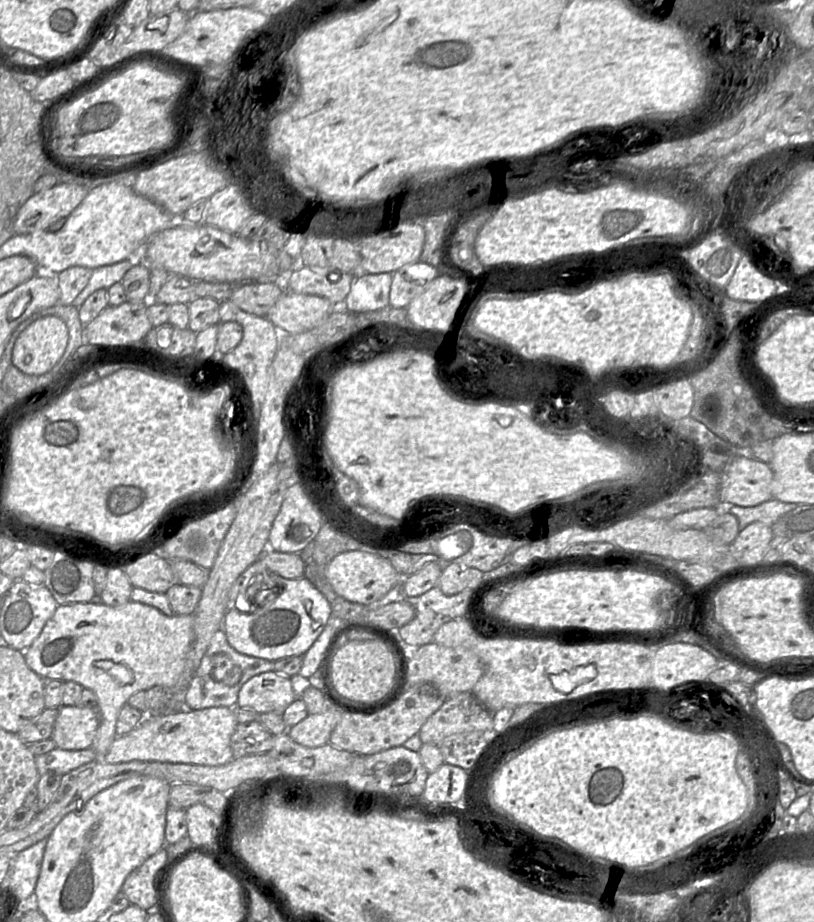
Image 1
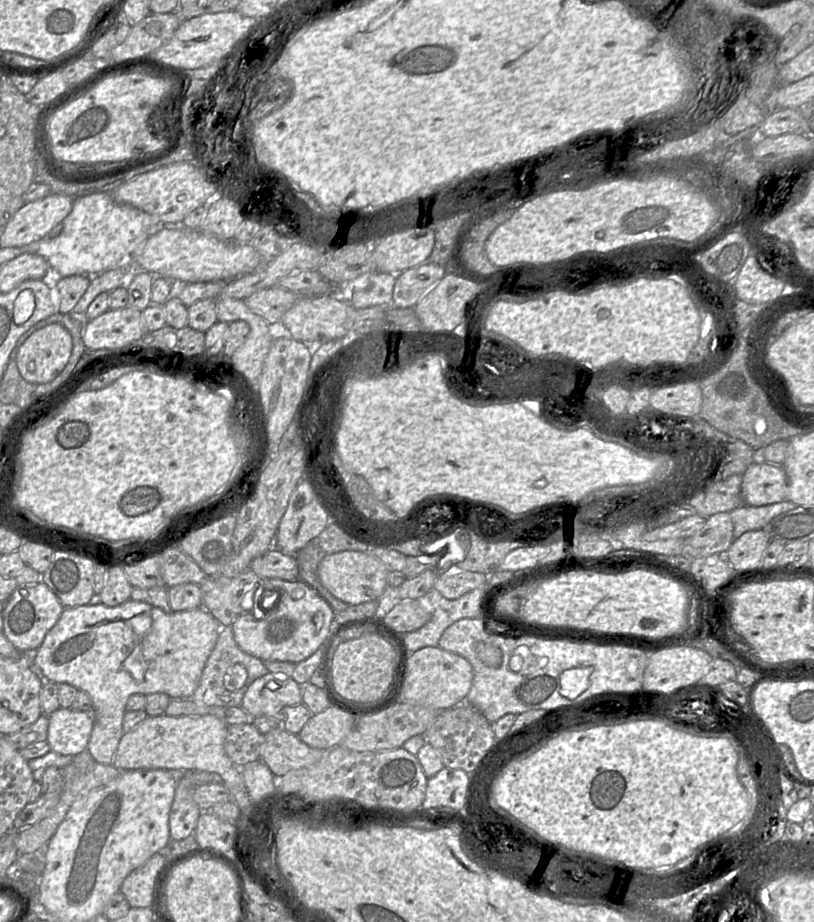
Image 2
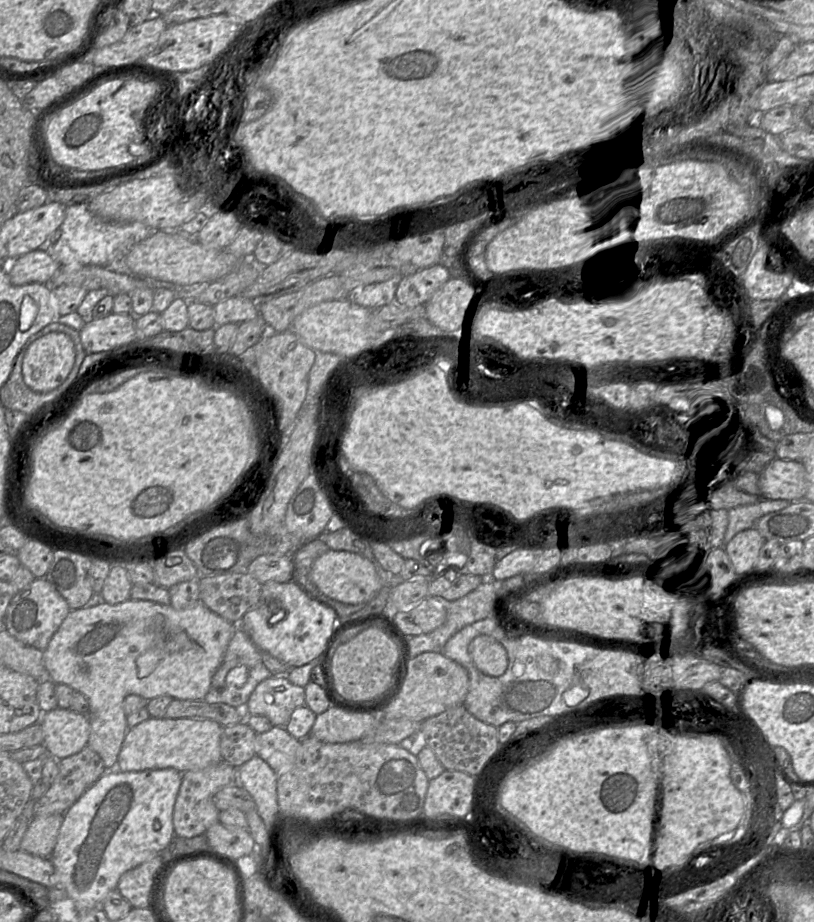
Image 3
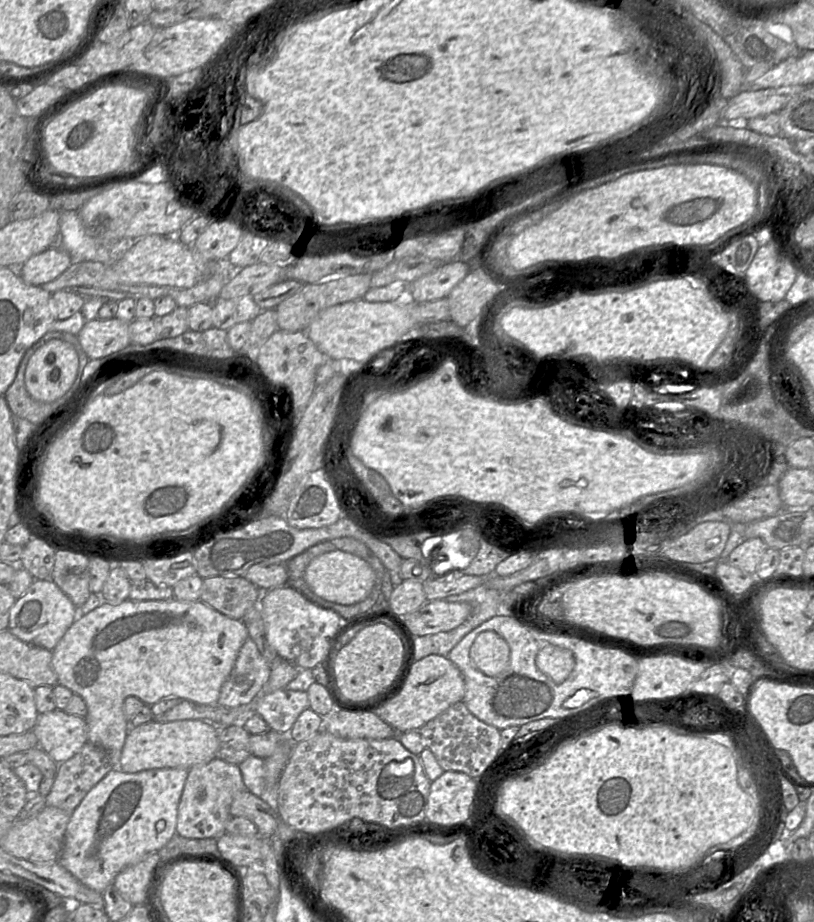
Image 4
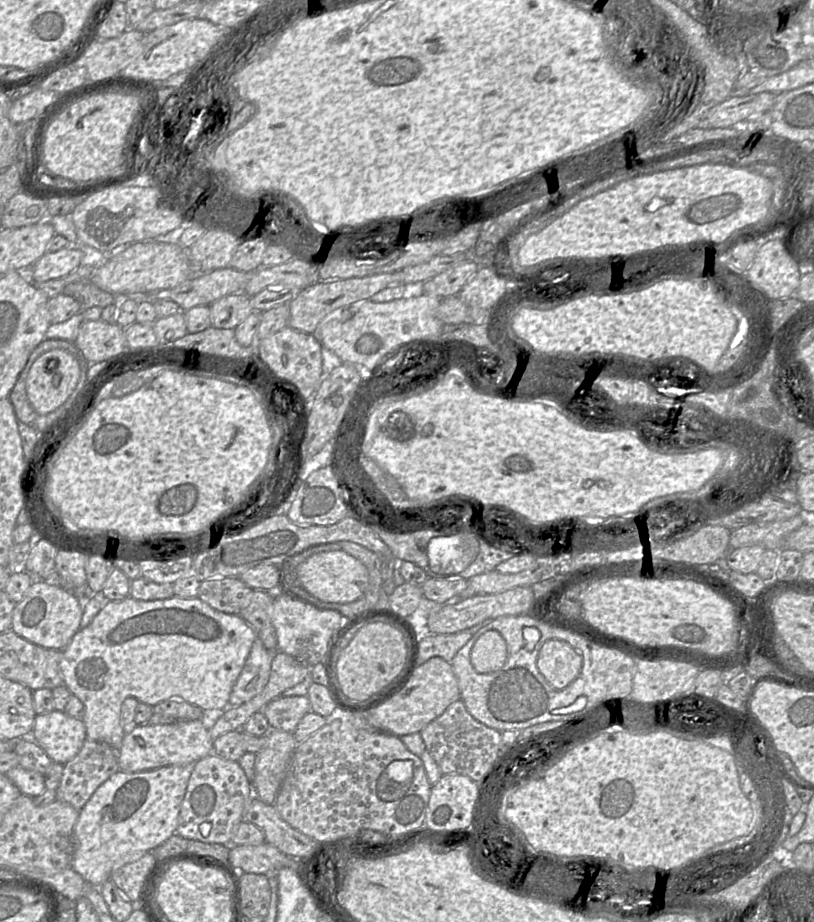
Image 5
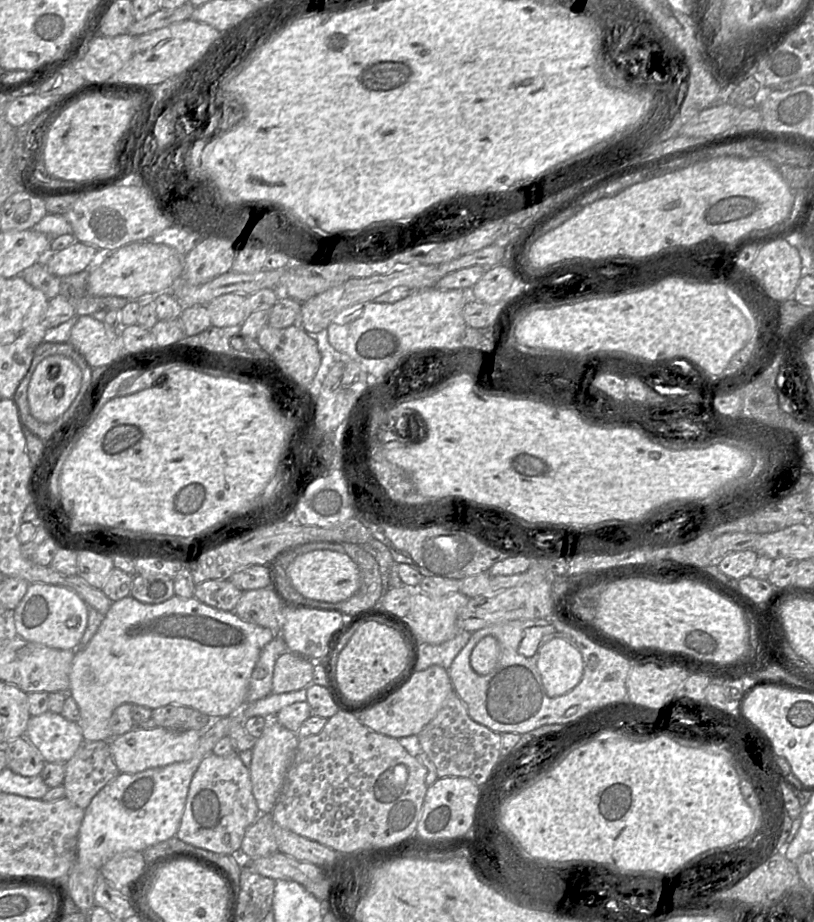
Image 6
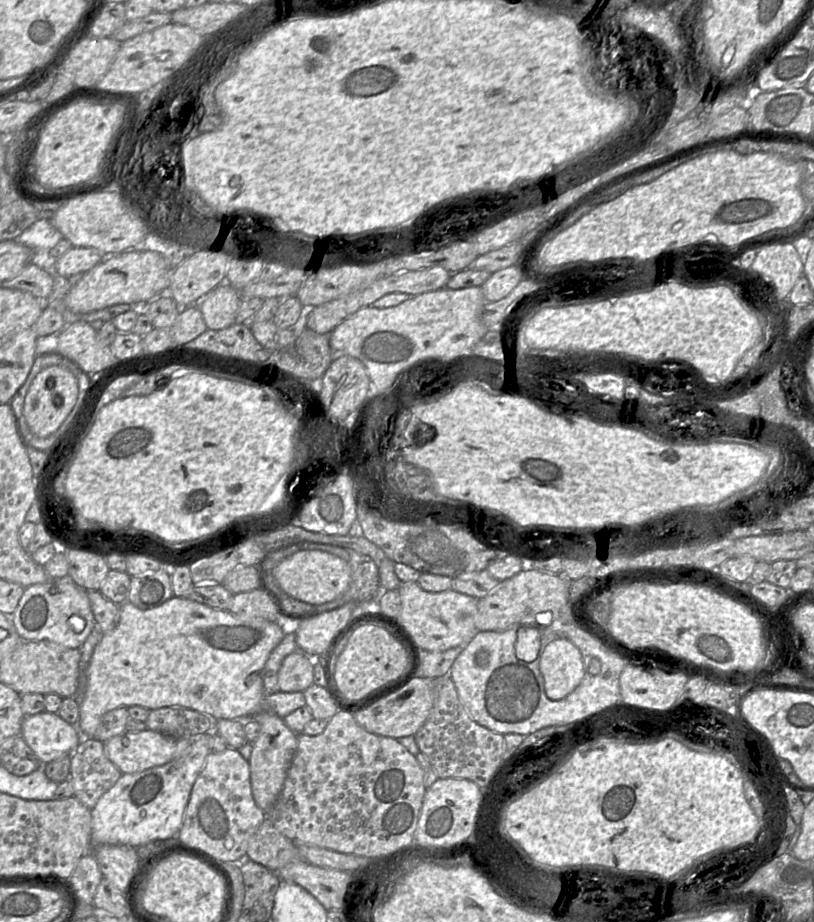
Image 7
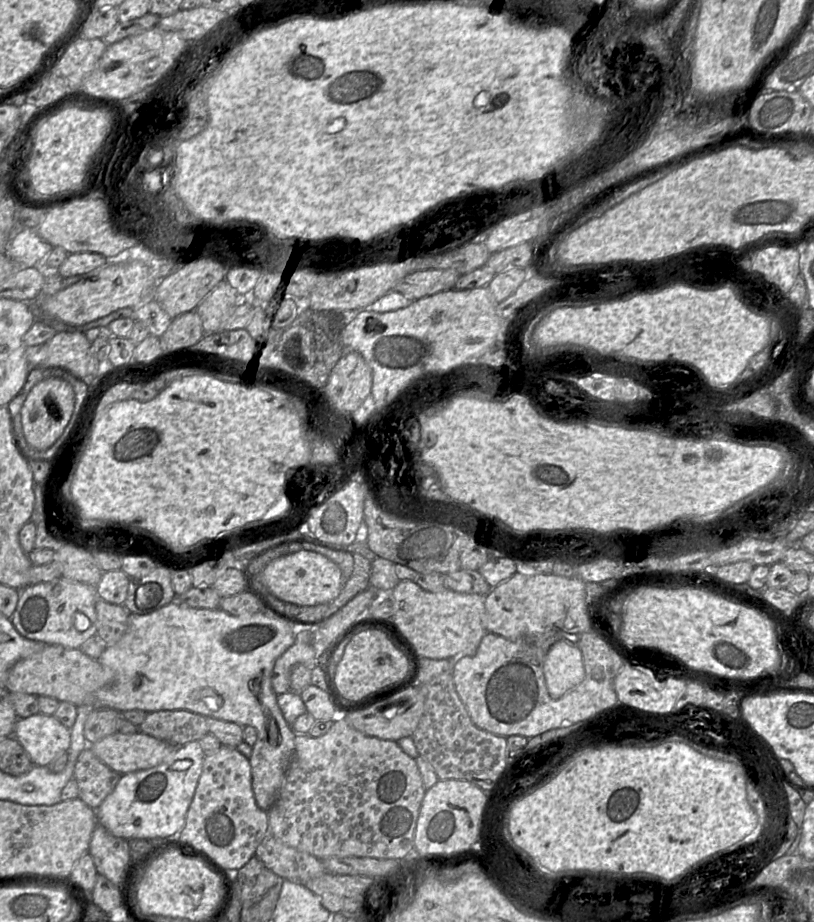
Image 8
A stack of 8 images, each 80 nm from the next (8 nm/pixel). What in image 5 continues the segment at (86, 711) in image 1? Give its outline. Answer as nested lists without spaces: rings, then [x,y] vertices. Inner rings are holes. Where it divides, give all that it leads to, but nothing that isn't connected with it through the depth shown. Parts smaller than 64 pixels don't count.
[[[57,710],[40,715],[36,714],[29,737],[44,750],[54,763],[60,764],[66,764],[73,759],[87,739],[86,727],[82,719],[76,719],[64,711]]]

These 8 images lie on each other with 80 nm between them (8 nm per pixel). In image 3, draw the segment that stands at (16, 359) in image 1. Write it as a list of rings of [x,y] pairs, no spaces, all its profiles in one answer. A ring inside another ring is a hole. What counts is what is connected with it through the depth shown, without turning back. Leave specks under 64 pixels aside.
[[[50,332],[35,340],[23,358],[25,384],[34,392],[47,393],[59,387],[70,374],[76,357],[72,338]]]

